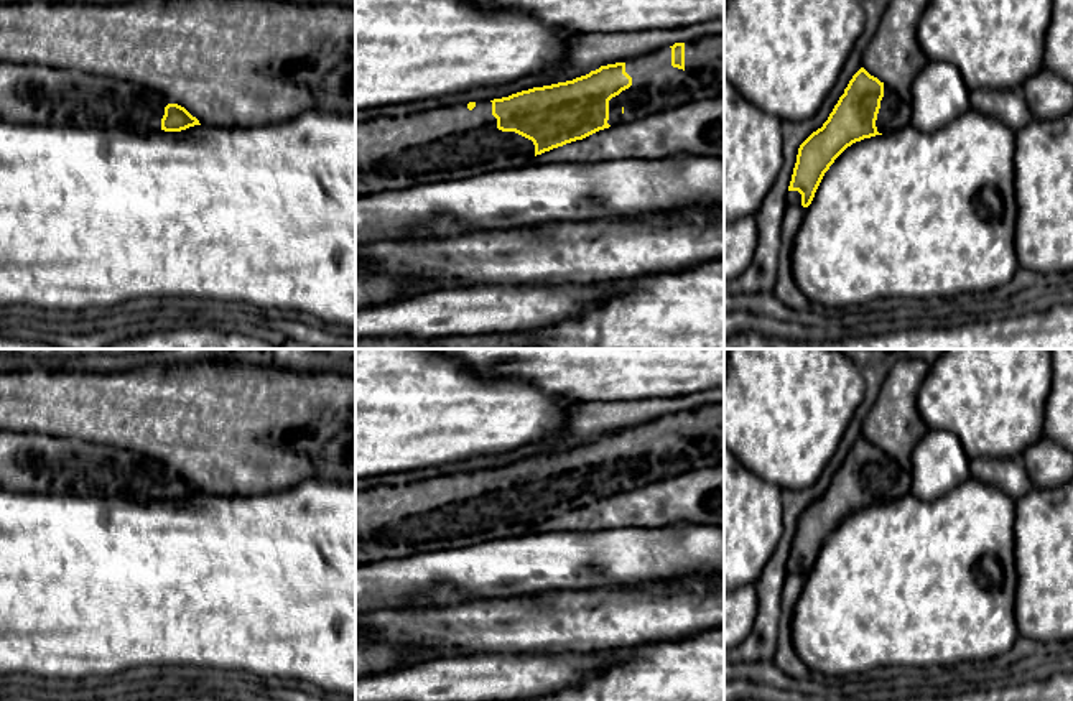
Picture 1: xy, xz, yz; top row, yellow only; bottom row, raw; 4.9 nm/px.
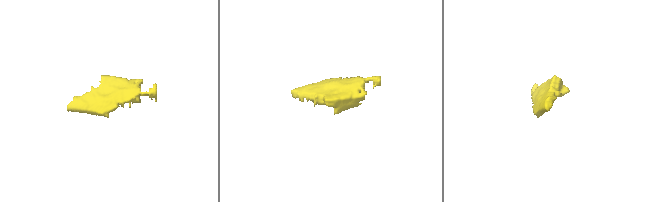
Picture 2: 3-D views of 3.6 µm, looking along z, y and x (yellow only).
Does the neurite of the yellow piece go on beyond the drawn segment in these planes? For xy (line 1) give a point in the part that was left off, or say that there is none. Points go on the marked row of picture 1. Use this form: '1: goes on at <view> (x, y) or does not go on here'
1: goes on at xy (30, 94)

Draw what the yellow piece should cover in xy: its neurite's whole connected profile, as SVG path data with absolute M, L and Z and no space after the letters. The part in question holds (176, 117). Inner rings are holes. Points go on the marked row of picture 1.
M0 63L0 122L122 128L137 135L201 125L184 107L138 84L12 63Z

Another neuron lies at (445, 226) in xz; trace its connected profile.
M444 214L436 217L433 222L410 232L406 239L456 237L471 230L472 229L462 225L454 217Z

